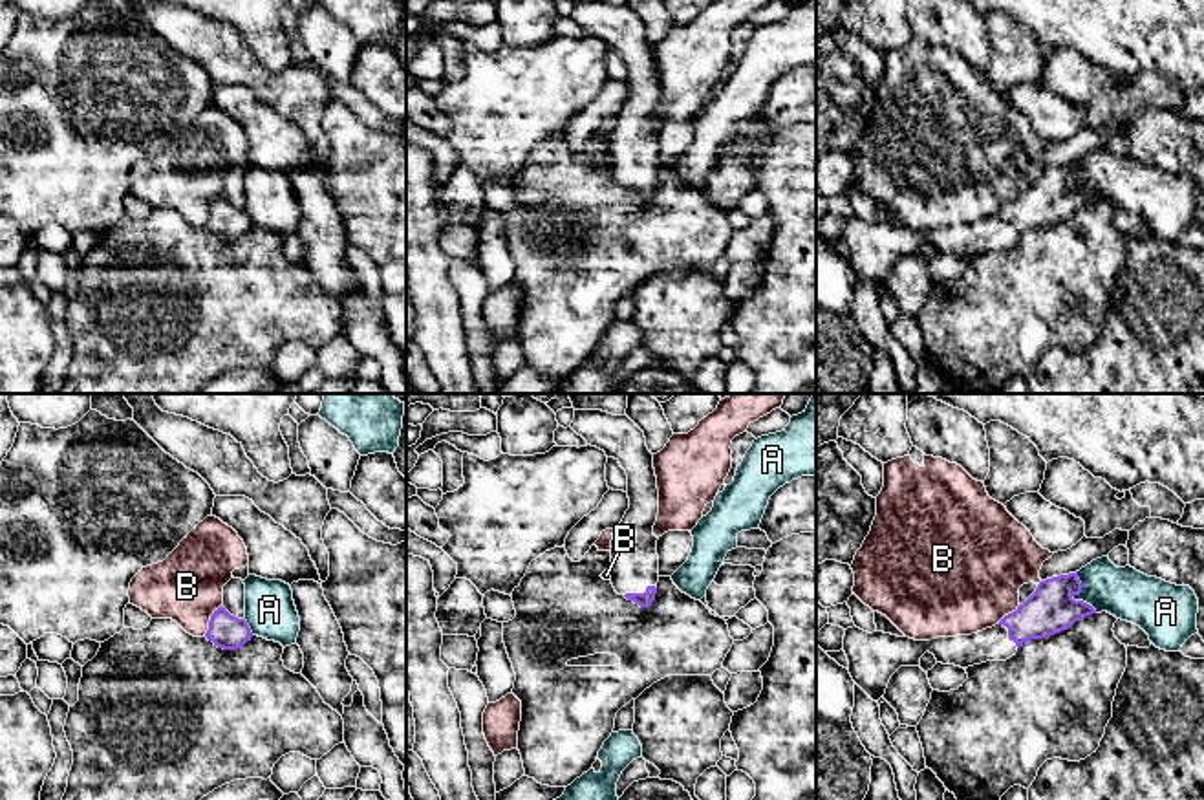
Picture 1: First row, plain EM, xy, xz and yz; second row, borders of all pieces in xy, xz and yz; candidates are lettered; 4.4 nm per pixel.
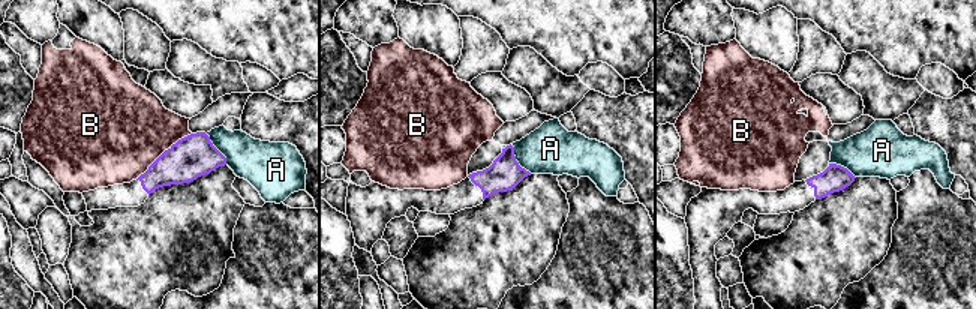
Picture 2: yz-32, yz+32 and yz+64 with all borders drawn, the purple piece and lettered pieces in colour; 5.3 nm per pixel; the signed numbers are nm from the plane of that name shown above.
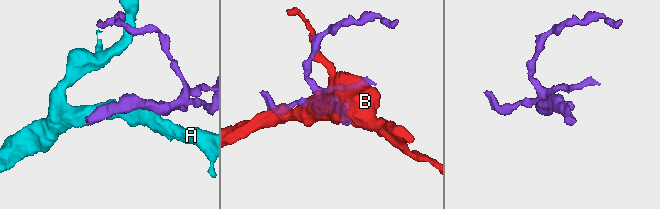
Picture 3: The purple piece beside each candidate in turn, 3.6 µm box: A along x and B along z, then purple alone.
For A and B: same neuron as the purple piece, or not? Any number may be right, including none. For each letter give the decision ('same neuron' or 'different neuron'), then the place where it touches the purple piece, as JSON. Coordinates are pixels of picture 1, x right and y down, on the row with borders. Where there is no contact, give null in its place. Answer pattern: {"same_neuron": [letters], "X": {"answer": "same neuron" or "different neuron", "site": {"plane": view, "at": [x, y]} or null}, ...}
{"same_neuron": [], "A": {"answer": "different neuron", "site": {"plane": "yz", "at": [1073, 595]}}, "B": {"answer": "different neuron", "site": {"plane": "xy", "at": [209, 621]}}}

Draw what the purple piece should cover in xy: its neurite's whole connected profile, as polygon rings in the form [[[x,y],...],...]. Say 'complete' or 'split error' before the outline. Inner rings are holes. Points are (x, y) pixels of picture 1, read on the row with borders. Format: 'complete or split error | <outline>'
complete | [[[220,606],[210,615],[205,637],[218,648],[238,650],[247,641],[251,641],[253,632],[245,619],[238,619],[231,615],[223,606]]]

